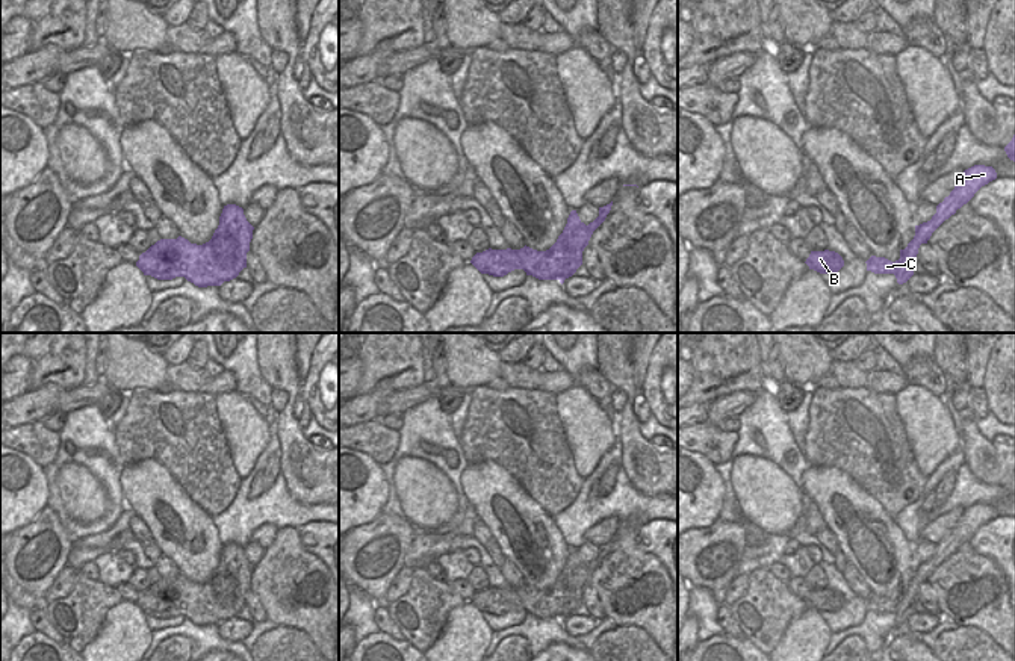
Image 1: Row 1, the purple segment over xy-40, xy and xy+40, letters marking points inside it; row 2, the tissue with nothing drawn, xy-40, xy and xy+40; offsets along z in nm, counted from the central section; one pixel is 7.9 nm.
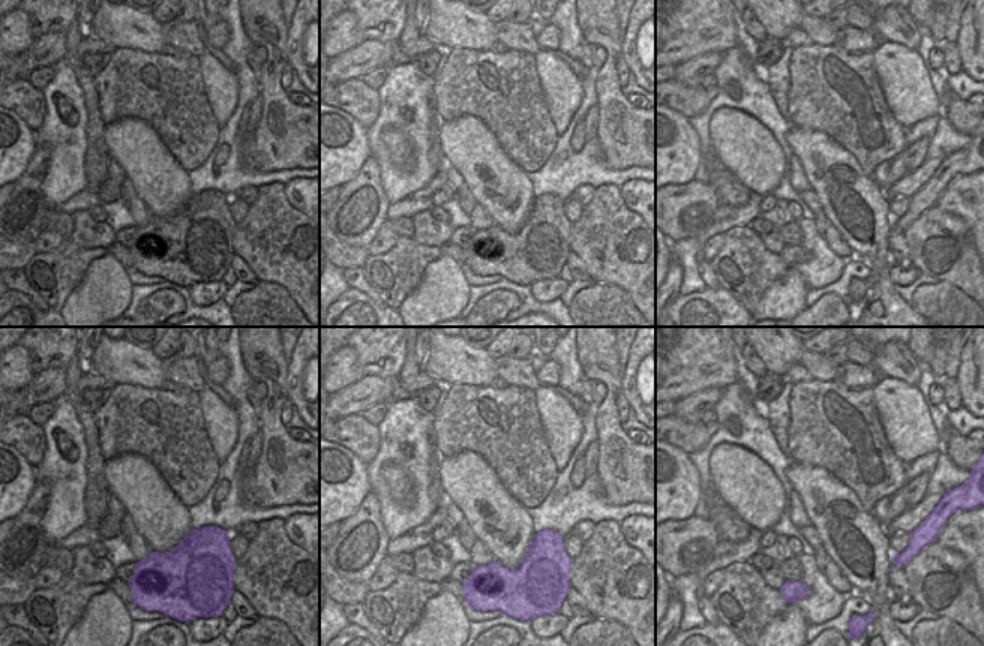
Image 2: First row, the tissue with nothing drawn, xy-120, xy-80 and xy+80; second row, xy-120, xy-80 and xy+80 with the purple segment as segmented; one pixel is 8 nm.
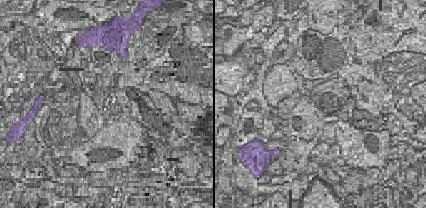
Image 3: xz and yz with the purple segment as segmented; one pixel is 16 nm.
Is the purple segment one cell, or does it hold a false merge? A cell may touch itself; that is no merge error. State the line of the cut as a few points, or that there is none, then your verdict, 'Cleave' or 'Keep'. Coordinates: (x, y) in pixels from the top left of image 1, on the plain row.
Split along xy (586, 564), (590, 575). Cleave.

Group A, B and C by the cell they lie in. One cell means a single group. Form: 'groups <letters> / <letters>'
groups A / B C

